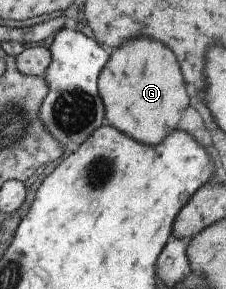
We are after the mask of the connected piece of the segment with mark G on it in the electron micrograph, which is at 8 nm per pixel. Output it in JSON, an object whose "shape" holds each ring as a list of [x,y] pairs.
{"shape":[[[147,36],[129,38],[121,46],[108,50],[108,54],[97,78],[97,91],[105,106],[107,122],[137,142],[161,142],[163,132],[169,134],[177,128],[181,112],[189,102],[175,56],[161,42]]]}

